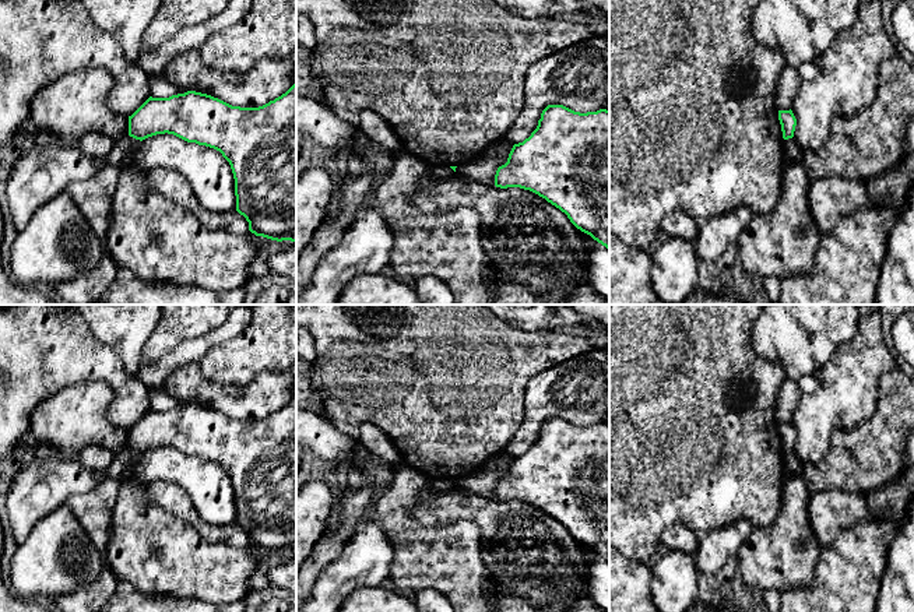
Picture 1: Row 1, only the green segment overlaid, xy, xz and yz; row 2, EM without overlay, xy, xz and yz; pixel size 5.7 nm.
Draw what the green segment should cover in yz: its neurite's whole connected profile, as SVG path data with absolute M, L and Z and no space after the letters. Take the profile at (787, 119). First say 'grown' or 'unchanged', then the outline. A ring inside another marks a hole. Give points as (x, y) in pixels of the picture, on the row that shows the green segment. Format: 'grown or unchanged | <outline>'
unchanged | M778 110L778 120L781 124L783 138L788 140L794 137L797 119L792 113L792 110Z

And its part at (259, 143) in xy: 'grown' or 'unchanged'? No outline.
unchanged

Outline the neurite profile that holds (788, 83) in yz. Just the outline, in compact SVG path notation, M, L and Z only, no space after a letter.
M785 66L777 84L774 106L777 110L792 109L795 94L799 88L801 78L797 67Z

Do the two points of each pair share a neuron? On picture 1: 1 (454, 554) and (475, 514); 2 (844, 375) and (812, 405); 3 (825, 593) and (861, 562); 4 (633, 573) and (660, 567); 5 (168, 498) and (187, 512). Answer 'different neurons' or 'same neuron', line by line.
1: different neurons
2: same neuron
3: same neuron
4: different neurons
5: same neuron

